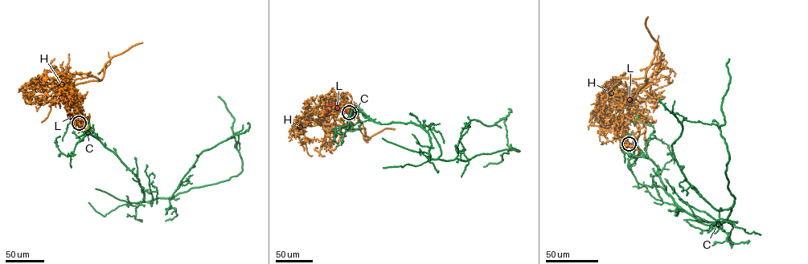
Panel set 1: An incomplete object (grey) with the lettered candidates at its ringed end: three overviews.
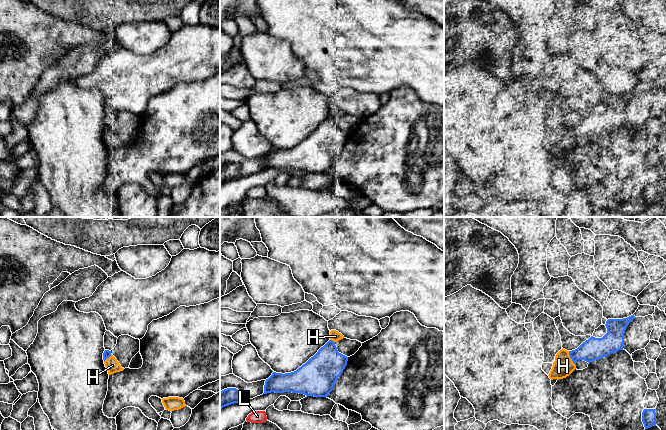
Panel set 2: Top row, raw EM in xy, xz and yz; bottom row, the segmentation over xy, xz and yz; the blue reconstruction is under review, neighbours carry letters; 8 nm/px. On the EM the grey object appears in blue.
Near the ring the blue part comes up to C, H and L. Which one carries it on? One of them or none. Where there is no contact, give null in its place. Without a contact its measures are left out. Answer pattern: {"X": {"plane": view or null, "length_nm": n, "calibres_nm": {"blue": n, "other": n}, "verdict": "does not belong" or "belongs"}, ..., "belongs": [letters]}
{"C": {"plane": null, "verdict": "does not belong"}, "H": {"plane": "yz", "length_nm": 130, "calibres_nm": {"blue": 180, "other": 170}, "verdict": "belongs"}, "L": {"plane": null, "verdict": "does not belong"}, "belongs": ["H"]}

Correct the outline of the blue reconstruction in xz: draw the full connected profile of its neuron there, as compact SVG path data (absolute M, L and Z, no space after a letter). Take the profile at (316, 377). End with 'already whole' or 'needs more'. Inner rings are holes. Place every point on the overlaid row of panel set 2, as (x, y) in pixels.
M331 330L330 340L296 371L285 374L273 372L265 381L263 394L271 392L292 392L304 394L306 396L327 397L333 390L334 384L347 365L348 357L339 353L335 345L337 341L343 338L344 336L341 333L336 330Z | needs more

